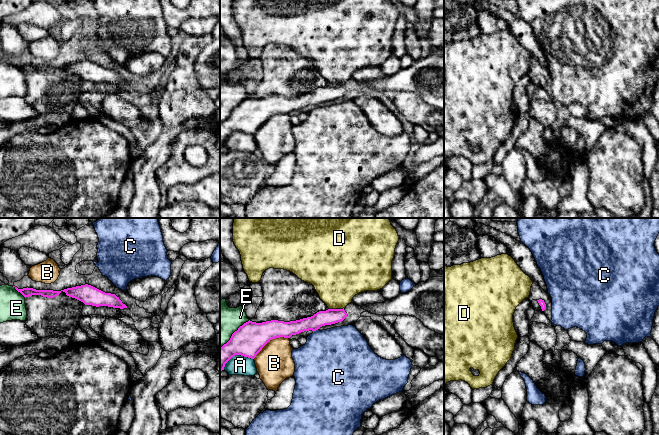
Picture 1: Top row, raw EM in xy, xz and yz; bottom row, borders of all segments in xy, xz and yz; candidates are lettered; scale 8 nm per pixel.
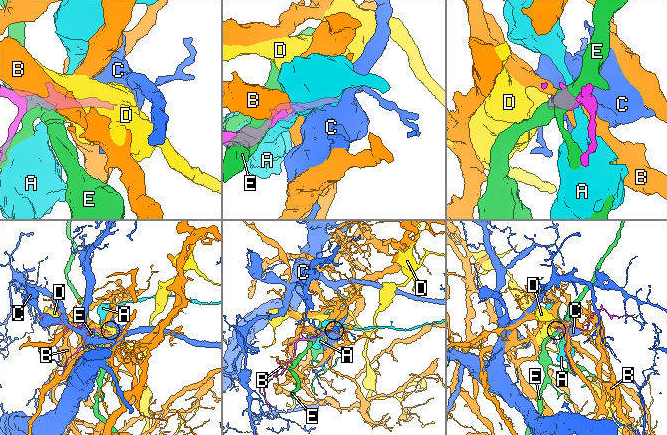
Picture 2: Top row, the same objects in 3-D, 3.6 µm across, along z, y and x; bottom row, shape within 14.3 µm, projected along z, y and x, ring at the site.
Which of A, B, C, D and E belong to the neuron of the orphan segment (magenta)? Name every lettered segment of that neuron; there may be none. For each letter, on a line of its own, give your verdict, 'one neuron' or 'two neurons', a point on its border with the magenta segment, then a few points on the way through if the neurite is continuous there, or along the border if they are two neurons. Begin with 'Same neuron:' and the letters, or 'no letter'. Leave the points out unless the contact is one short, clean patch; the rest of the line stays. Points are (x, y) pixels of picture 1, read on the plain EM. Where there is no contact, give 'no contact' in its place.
Same neuron: no letter
A: two neurons; meets magenta in xz at (236, 130); border along xz (253, 134), (234, 131), (225, 140), (223, 145)
B: two neurons; meets magenta in xz at (270, 115)
C: two neurons; meets magenta in xz at (315, 106); border along xz (317, 105), (313, 107)
D: two neurons; meets magenta in xz at (336, 85); border along xz (343, 83), (329, 85)
E: two neurons; meets magenta in xy at (19, 67)

